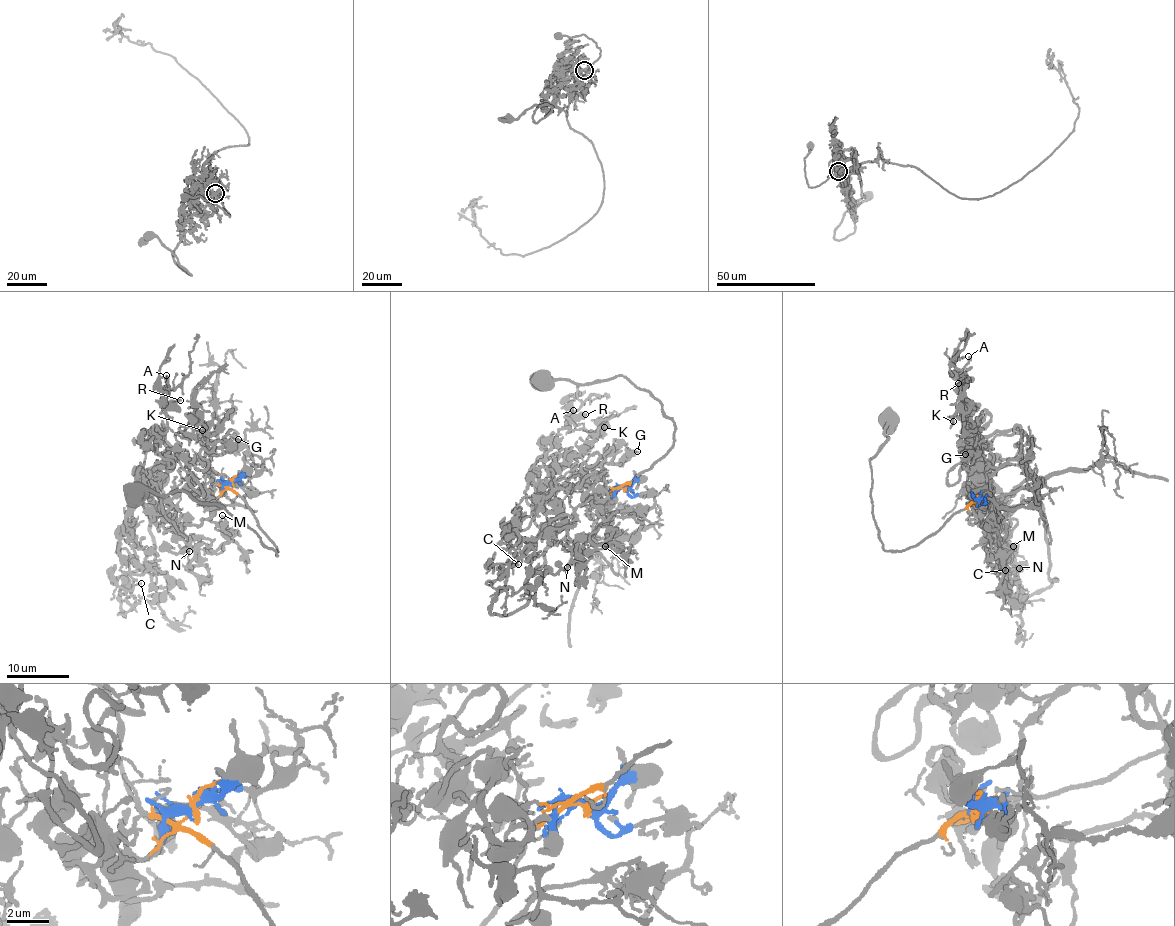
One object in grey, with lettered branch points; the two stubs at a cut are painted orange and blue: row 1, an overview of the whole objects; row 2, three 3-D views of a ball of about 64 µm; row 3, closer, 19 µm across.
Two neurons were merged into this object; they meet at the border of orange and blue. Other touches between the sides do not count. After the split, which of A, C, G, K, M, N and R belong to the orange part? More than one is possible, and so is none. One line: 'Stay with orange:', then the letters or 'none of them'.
Stay with orange: none of them

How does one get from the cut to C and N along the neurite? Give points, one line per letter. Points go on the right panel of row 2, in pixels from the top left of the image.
C: (978, 500), (983, 523), (970, 523), (984, 526), (987, 501), (1014, 494), (994, 521), (1006, 570)
N: (978, 500), (972, 509), (983, 523), (970, 523), (991, 521), (1002, 541), (1005, 579), (1018, 576), (1018, 567)

